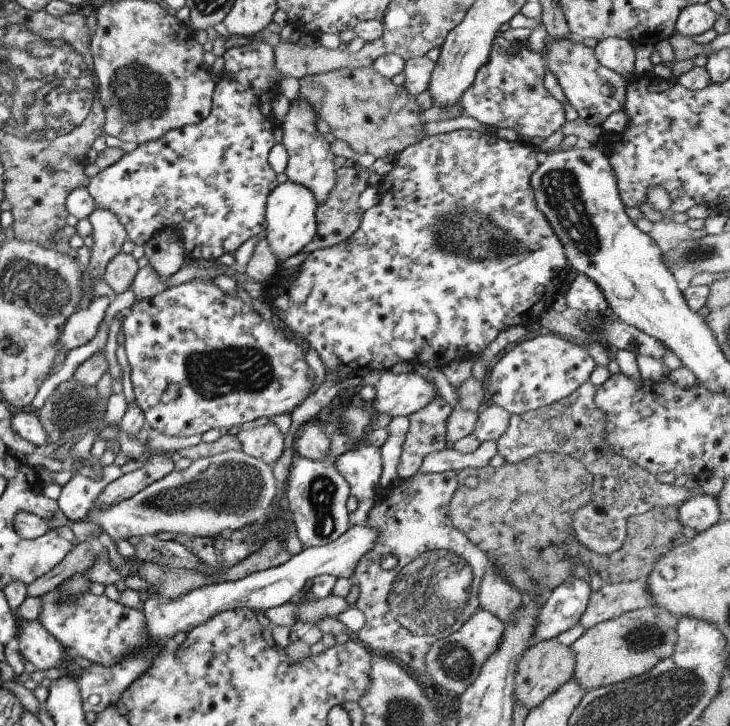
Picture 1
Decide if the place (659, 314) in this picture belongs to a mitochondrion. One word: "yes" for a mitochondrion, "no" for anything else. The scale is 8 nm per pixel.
no

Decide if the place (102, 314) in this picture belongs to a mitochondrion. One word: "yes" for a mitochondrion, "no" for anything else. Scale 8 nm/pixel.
no

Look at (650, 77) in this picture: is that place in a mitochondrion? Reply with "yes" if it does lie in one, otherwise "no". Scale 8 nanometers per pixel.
no

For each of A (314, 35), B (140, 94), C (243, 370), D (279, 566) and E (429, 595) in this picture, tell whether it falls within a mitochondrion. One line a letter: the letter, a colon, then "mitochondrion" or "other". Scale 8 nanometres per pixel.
A: other
B: mitochondrion
C: mitochondrion
D: other
E: mitochondrion

